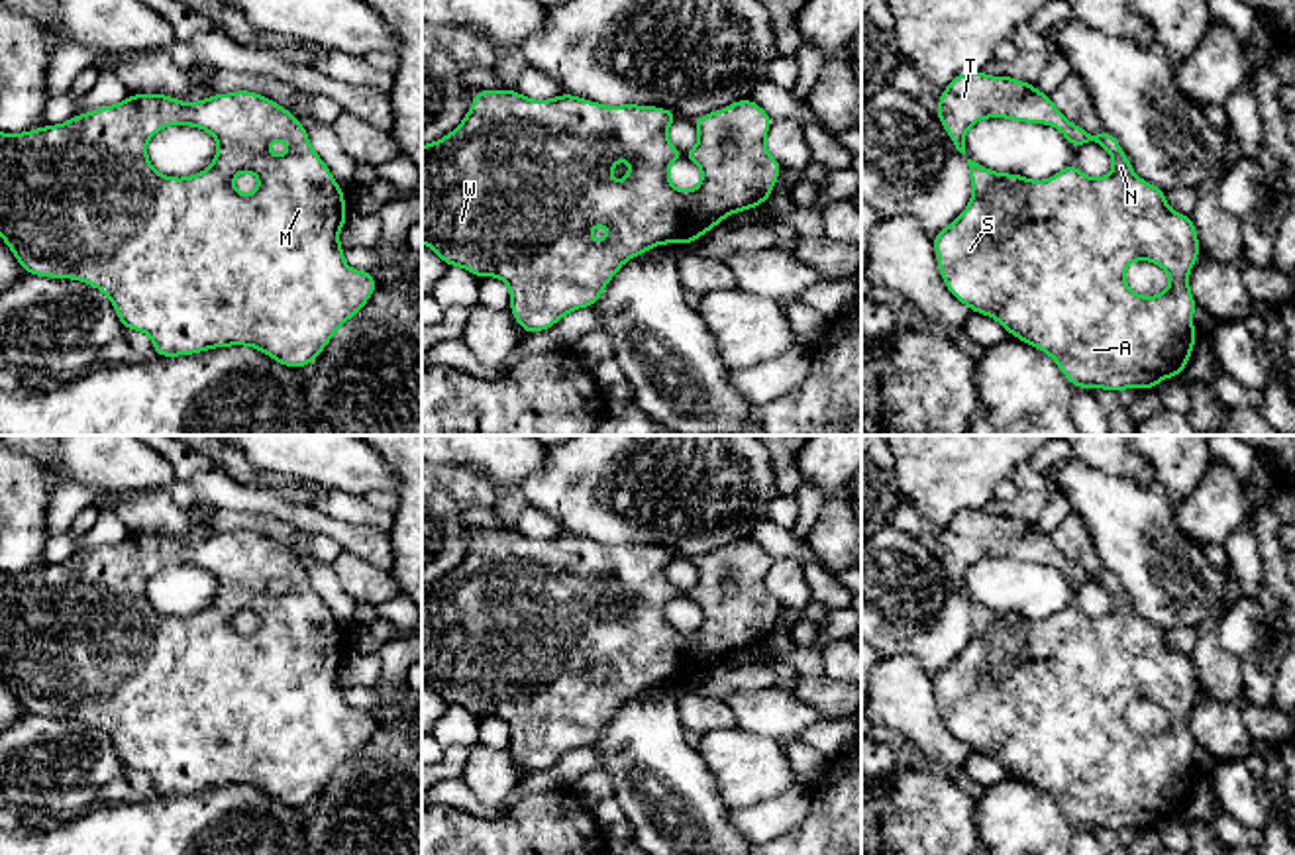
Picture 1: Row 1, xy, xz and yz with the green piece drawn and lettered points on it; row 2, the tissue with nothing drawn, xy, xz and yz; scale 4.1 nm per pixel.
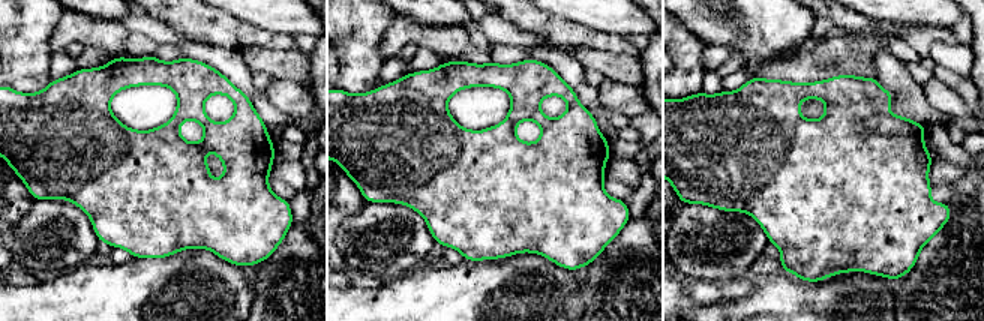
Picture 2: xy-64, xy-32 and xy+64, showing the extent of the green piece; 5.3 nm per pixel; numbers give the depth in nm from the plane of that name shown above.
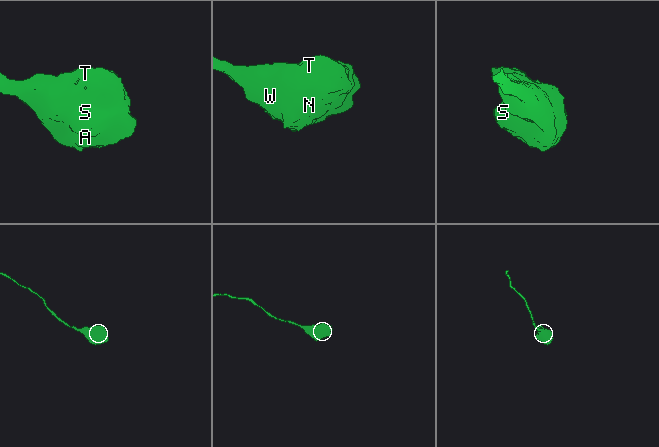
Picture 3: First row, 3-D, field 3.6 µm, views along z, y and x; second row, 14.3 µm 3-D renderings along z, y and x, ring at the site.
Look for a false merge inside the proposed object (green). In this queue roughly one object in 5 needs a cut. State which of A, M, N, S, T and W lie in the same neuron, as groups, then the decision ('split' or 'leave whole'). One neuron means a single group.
groups A M N S T W; leave whole

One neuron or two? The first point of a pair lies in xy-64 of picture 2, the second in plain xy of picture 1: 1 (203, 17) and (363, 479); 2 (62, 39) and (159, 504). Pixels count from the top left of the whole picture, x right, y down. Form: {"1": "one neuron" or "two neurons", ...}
{"1": "two neurons", "2": "one neuron"}

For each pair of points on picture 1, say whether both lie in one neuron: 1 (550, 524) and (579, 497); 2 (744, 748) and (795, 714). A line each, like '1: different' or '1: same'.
1: different
2: different

